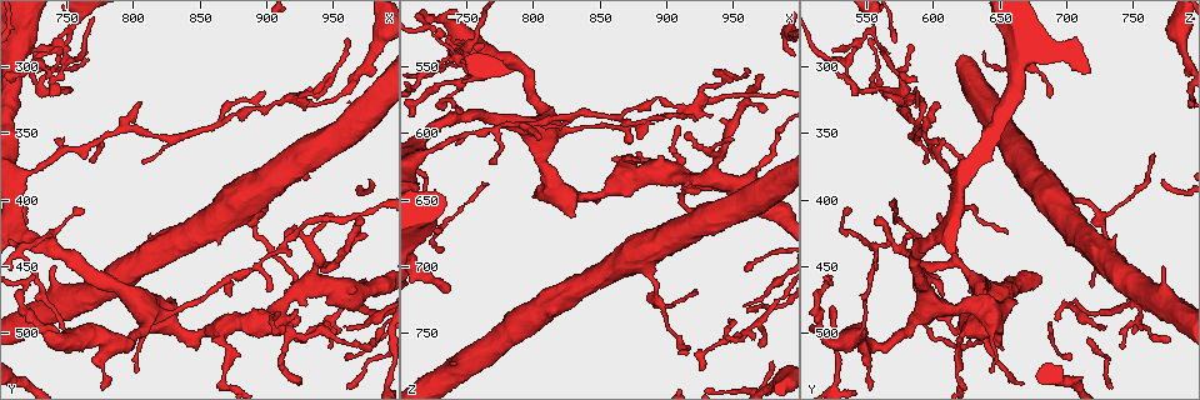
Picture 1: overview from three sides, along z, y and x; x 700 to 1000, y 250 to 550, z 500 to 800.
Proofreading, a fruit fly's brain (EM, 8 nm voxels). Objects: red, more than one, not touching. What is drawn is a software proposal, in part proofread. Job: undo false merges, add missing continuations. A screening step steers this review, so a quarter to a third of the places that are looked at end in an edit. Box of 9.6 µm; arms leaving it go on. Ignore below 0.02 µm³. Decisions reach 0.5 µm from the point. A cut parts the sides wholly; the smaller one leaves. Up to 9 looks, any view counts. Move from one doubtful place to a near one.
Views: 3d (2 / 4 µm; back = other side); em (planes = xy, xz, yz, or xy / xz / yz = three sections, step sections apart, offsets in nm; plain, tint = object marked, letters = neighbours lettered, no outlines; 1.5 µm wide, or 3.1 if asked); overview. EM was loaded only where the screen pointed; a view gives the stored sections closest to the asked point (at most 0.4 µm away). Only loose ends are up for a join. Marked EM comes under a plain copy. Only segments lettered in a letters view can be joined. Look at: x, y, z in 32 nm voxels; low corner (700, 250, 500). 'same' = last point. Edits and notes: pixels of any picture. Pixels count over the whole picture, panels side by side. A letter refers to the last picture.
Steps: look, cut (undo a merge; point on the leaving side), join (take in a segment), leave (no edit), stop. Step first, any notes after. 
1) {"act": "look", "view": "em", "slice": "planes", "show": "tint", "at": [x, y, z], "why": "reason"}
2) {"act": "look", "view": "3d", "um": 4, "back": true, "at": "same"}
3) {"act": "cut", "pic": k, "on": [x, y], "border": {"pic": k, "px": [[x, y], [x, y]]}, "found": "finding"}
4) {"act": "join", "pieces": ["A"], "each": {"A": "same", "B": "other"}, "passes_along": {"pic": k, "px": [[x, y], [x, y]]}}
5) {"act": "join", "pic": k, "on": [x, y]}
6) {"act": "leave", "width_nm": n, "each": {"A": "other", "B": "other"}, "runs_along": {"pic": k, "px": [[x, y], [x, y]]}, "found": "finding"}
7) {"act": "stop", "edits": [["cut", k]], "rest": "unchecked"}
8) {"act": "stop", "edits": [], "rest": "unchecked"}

{"act": "look", "view": "3d", "um": 2, "back": true, "at": [894, 408, 722]}

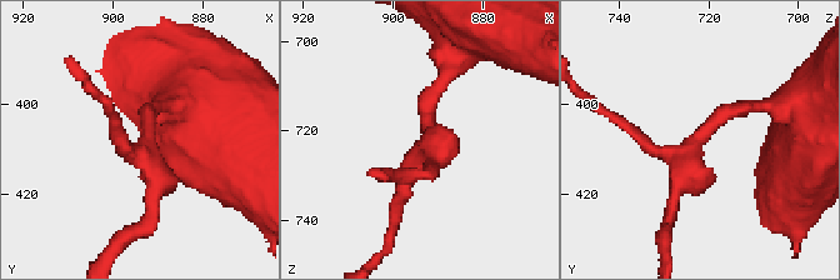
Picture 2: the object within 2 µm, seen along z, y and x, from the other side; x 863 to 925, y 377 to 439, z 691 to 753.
{"act": "look", "view": "em", "slice": "planes", "show": "tint", "at": [893, 410, 724]}

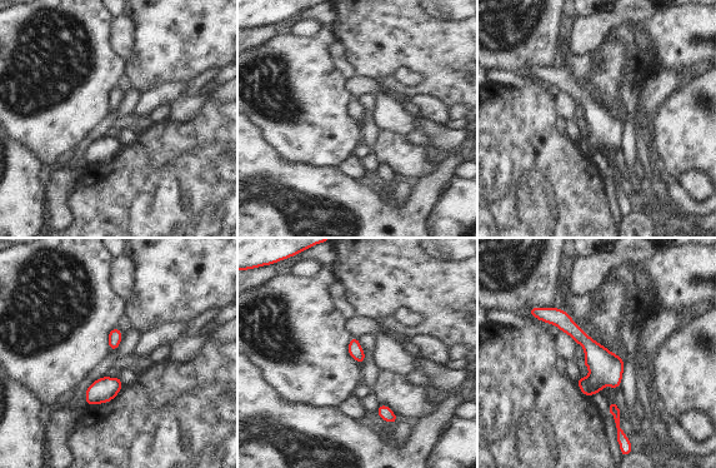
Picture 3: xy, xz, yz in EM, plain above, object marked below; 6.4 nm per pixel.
{"act": "look", "view": "em", "slice": "planes", "show": "letters", "at": "same"}

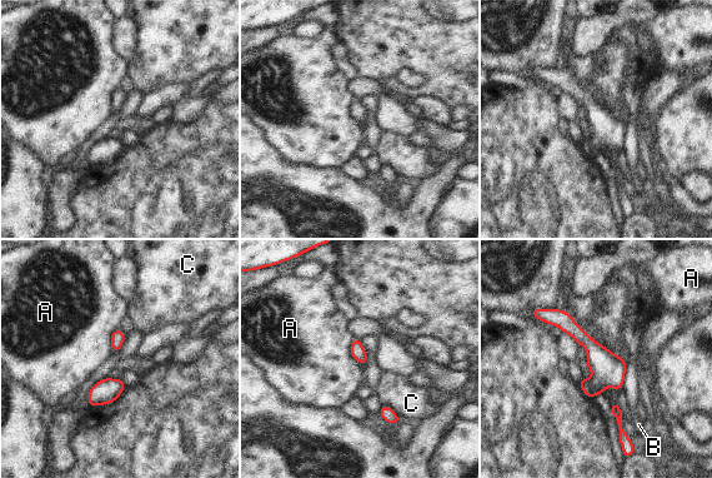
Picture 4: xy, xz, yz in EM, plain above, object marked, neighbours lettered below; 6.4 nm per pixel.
{"act": "leave", "width_nm": 90, "longest_contact_nm": ["A", 190], "each": {"A": "other", "B": "other", "C": "other"}, "found": "continuous, no second cell"}

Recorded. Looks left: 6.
{"act": "look", "view": "em", "slice": "xy", "step": 4, "show": "tint", "at": [830, 476, 664], "why": "thick end"}

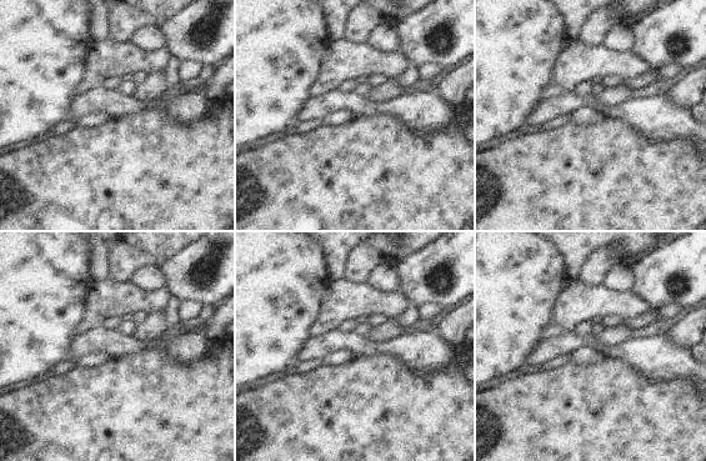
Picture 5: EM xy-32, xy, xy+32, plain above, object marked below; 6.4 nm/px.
{"act": "look", "view": "em", "slice": "planes", "show": "letters", "at": "same"}

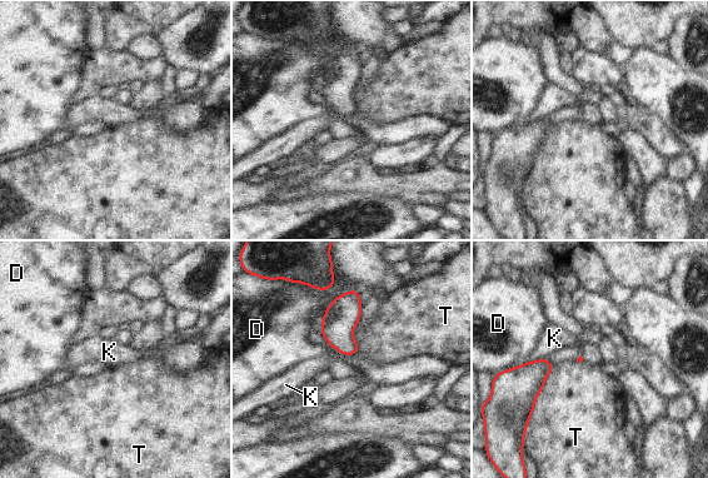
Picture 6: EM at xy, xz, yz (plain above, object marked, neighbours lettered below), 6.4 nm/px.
{"act": "leave", "each": {"D": "other", "K": "other", "T": "other"}, "border": {"pic": 6, "px": [[328, 345], [342, 354], [358, 353]]}, "found": "no lettered segment goes on from it"}

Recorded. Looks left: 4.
{"act": "look", "view": "3d", "um": 2, "at": [804, 328, 606]}

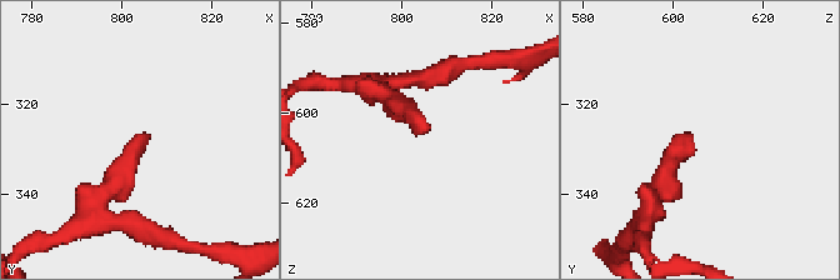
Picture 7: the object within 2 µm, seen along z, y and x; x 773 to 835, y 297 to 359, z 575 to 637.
{"act": "look", "view": "em", "slice": "xz", "step": 8, "show": "tint", "at": [805, 327, 604]}

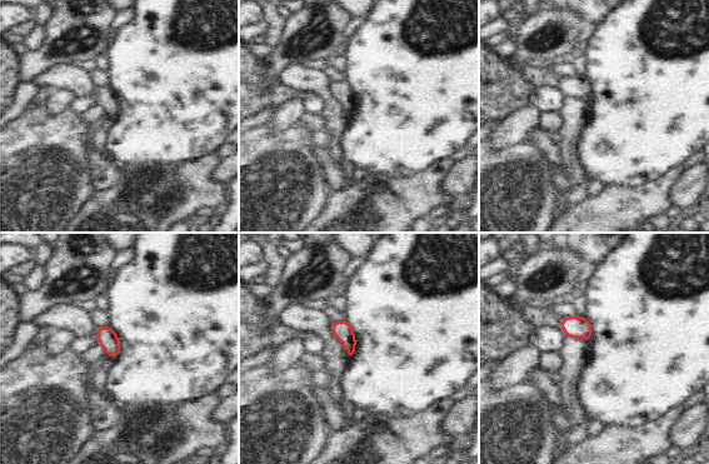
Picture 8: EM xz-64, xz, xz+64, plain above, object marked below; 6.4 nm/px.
{"act": "look", "view": "em", "slice": "planes", "show": "letters", "at": "same"}

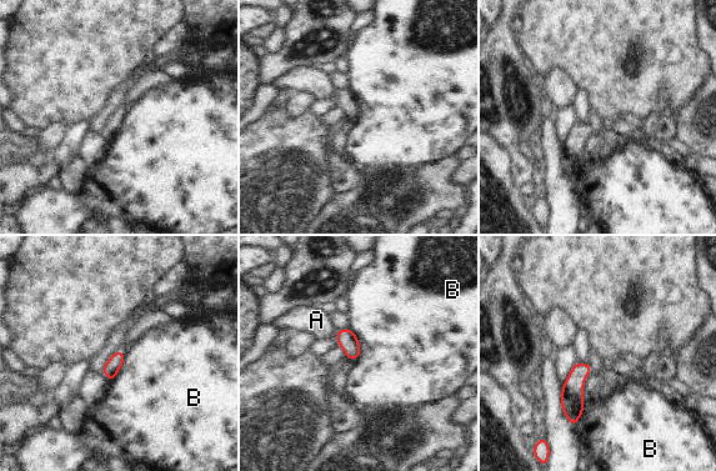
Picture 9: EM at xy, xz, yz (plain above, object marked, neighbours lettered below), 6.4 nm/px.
{"act": "leave", "each": {"A": "other", "B": "other"}, "border": {"pic": 9, "px": [[350, 329], [360, 345], [358, 359]]}, "found": "no lettered segment goes on from it"}

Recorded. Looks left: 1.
{"act": "stop", "edits": [], "rest": "unchecked"}

